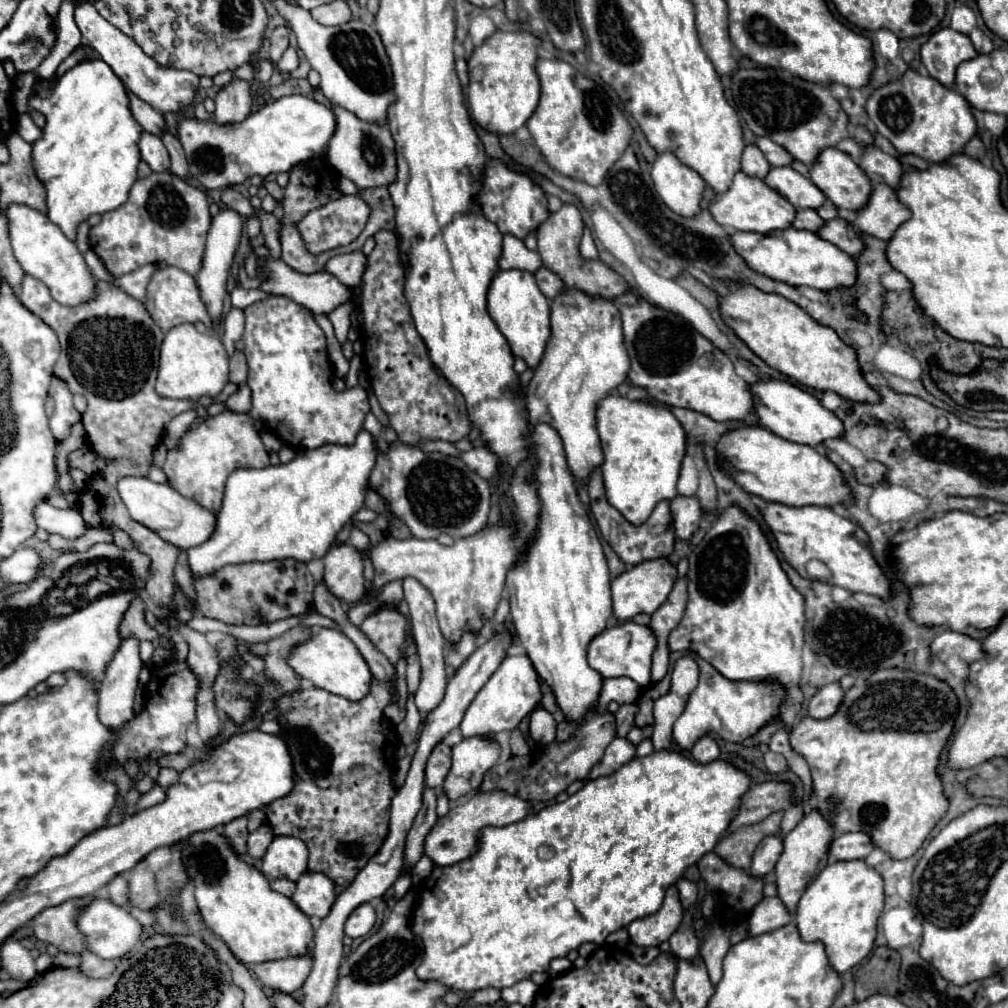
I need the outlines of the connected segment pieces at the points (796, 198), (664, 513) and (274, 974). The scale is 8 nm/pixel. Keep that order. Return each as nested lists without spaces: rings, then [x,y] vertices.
[[[772,168],[764,180],[772,190],[780,192],[784,198],[788,198],[796,208],[820,208],[826,202],[826,196],[810,178],[798,174],[794,168]]]
[[[600,470],[592,472],[588,492],[590,492],[590,508],[592,508],[592,514],[596,518],[598,528],[602,532],[602,538],[612,546],[612,550],[620,556],[622,562],[638,564],[638,562],[646,562],[652,558],[670,556],[674,552],[676,534],[674,534],[674,526],[672,526],[670,500],[658,502],[652,516],[642,526],[634,526],[634,524],[626,522],[626,518],[622,518],[622,514],[618,514],[618,510],[614,510],[614,506],[610,506],[610,502],[606,502],[606,488],[602,486],[602,472]]]
[[[308,950],[304,956],[254,964],[254,972],[258,974],[262,986],[294,994],[298,992],[298,988],[302,988],[302,982],[306,982],[306,974],[310,974],[312,960],[312,950]]]

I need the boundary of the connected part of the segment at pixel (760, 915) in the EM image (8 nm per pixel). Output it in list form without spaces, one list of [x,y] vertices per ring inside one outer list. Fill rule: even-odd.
[[[778,896],[774,898],[762,898],[758,906],[750,912],[750,934],[758,936],[770,930],[776,930],[780,926],[786,926],[790,922],[790,912],[786,906],[782,906],[782,900]]]

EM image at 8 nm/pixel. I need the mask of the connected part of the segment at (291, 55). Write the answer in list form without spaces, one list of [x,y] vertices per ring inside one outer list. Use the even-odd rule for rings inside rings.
[[[288,48],[276,66],[278,66],[278,70],[280,70],[282,74],[290,74],[292,70],[298,68],[298,64],[300,64],[298,50],[296,50],[296,48]]]

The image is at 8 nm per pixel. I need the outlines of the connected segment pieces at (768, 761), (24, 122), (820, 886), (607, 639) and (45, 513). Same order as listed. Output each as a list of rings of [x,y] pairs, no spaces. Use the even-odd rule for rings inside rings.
[[[766,752],[764,754],[764,764],[770,772],[784,772],[788,766],[786,766],[786,760],[782,754],[776,754],[776,752]]]
[[[20,114],[20,120],[18,120],[18,134],[20,134],[26,142],[30,142],[30,144],[34,144],[36,140],[42,138],[42,130],[30,120],[28,114]]]
[[[836,860],[830,862],[802,894],[796,908],[796,926],[802,940],[820,940],[826,946],[832,968],[844,974],[870,954],[882,908],[884,886],[878,870],[868,866],[864,860]]]
[[[624,622],[622,626],[610,626],[602,634],[598,634],[588,648],[588,664],[598,670],[604,678],[618,678],[628,676],[638,686],[650,686],[650,668],[652,668],[652,654],[656,650],[656,634],[650,626],[642,626],[636,622]]]
[[[42,500],[38,502],[38,506],[34,506],[34,518],[36,518],[38,528],[50,534],[60,534],[68,540],[74,540],[86,532],[82,516],[76,508],[58,510],[48,500]]]

